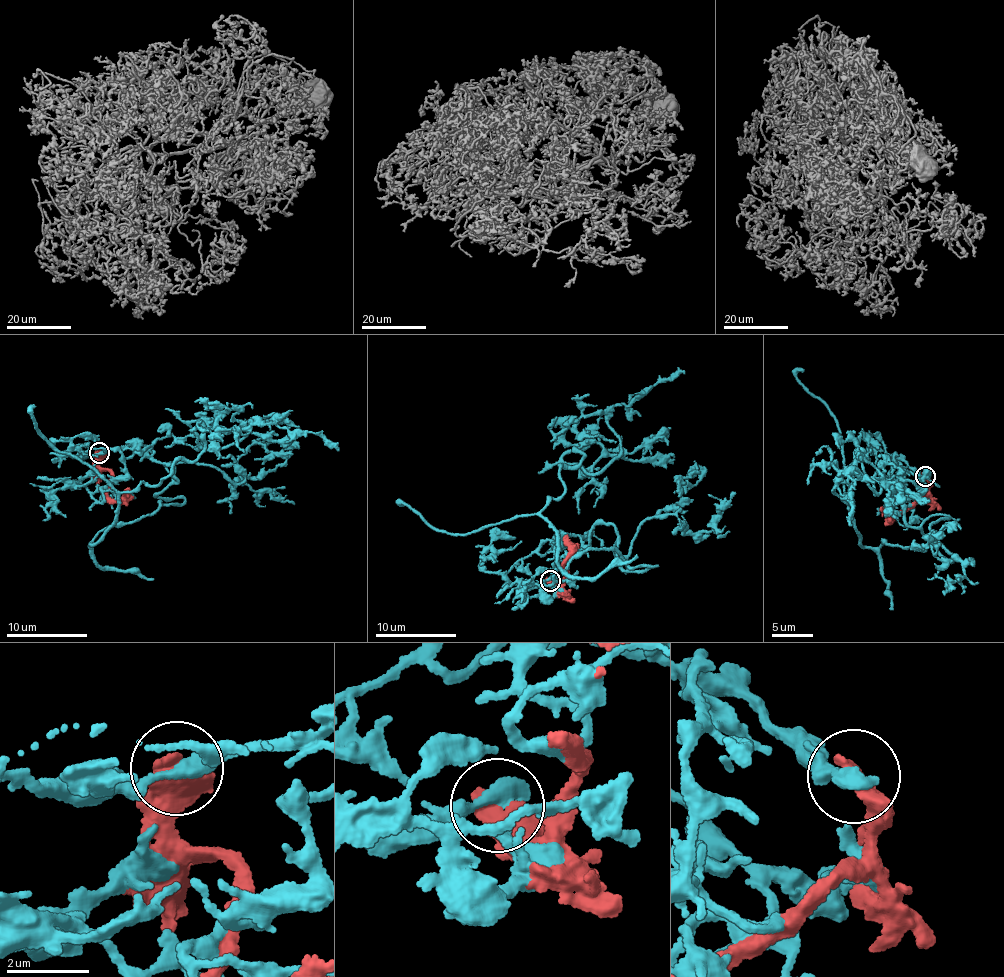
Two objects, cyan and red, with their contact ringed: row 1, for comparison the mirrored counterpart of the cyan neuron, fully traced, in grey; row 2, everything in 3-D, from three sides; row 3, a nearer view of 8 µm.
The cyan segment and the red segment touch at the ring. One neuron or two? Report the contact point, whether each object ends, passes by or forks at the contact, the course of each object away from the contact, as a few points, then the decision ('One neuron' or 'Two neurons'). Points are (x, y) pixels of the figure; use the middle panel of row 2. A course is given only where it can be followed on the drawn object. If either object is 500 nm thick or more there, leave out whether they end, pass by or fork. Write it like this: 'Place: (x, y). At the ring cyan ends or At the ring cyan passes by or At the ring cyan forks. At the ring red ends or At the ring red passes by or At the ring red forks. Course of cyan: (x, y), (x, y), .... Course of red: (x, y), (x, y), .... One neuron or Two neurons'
Place: (550, 580). Course of cyan: (550, 581), (506, 577), (600, 523), (655, 567), (563, 570), (541, 514), (572, 449), (670, 427). Course of red: (550, 581), (561, 585), (561, 579), (569, 573), (565, 565), (564, 536). Two neurons

